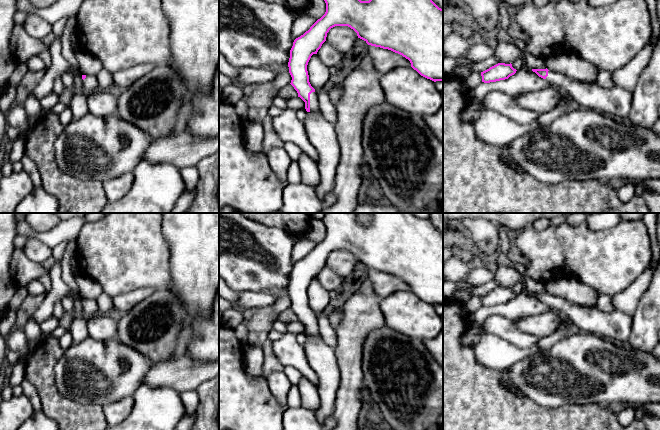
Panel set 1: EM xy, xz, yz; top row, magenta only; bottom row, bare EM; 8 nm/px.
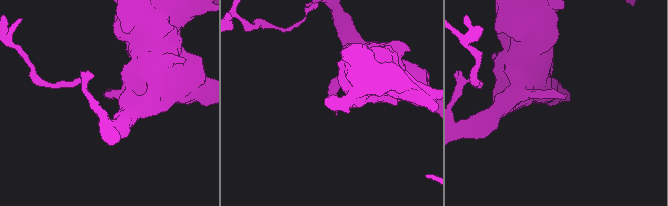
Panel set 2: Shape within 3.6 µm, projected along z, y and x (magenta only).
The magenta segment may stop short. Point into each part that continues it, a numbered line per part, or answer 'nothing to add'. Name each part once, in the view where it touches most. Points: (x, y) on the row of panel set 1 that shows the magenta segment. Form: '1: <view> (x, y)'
1: xz (314, 105)

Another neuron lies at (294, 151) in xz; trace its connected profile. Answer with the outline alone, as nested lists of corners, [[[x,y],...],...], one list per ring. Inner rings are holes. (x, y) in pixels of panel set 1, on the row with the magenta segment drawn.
[[[284,142],[283,148],[288,153],[292,162],[298,162],[303,154],[301,148],[292,142]]]

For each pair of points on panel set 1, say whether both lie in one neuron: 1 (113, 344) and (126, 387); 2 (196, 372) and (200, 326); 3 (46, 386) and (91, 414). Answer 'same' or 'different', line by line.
1: same
2: different
3: same

